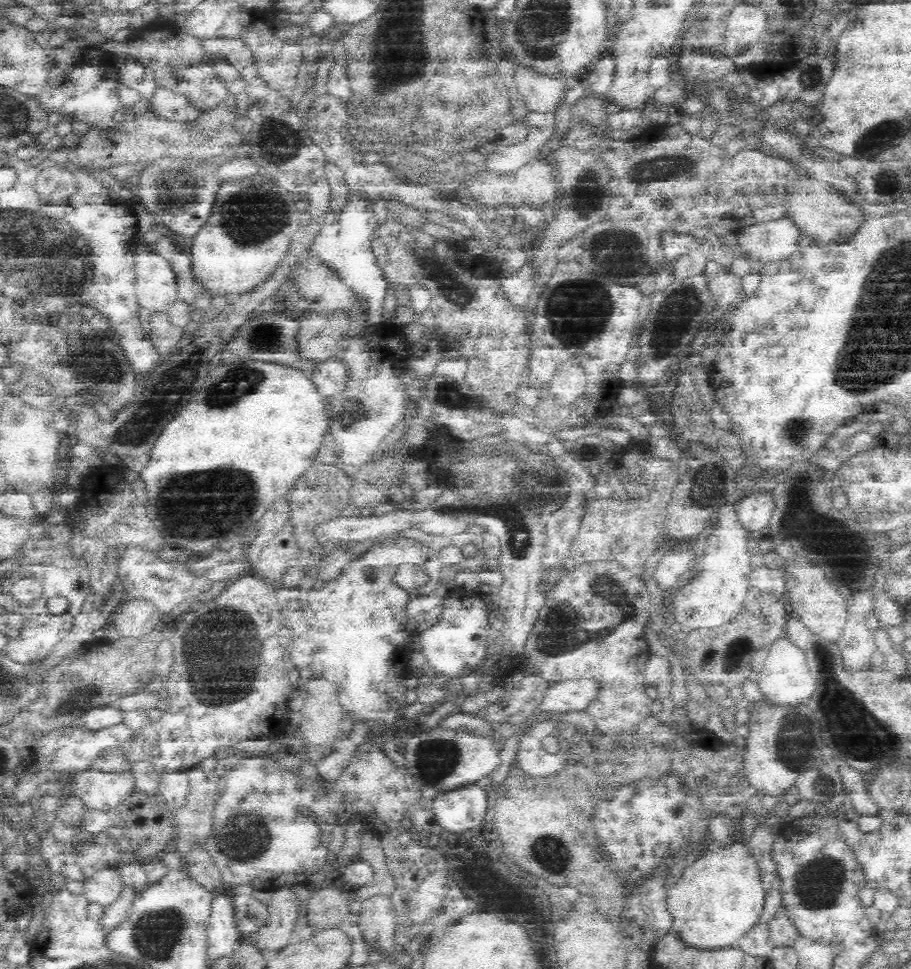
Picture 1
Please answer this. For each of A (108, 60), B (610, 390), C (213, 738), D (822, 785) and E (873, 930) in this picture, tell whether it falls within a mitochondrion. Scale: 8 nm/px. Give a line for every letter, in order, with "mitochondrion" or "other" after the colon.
A: other
B: other
C: other
D: mitochondrion
E: other

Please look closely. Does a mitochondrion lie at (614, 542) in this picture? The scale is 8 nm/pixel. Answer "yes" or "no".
yes

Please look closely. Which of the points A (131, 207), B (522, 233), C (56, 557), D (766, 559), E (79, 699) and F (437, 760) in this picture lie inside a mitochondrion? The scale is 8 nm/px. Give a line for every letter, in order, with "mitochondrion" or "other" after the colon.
A: other
B: other
C: other
D: other
E: mitochondrion
F: mitochondrion

